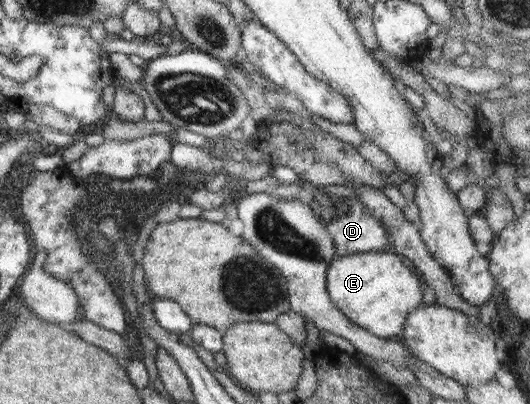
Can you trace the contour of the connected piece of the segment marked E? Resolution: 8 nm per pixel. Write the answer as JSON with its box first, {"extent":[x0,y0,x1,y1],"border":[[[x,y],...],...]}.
{"extent":[326,250,425,338],"border":[[[391,250],[352,253],[334,257],[326,273],[327,291],[340,312],[378,338],[402,332],[408,314],[421,306],[425,287],[408,261]]]}

